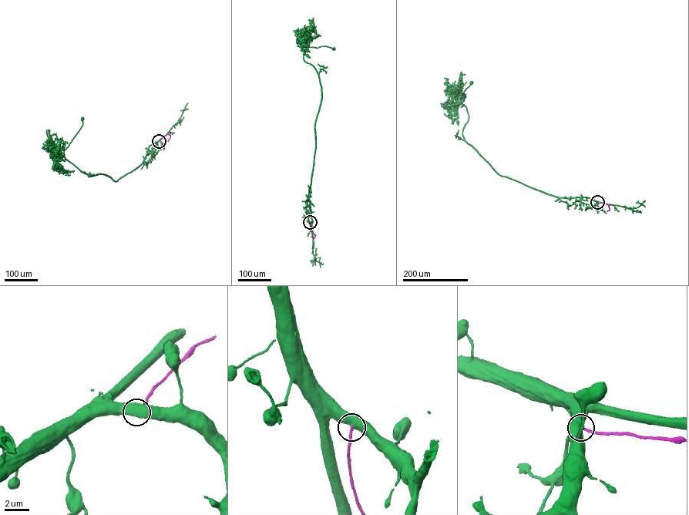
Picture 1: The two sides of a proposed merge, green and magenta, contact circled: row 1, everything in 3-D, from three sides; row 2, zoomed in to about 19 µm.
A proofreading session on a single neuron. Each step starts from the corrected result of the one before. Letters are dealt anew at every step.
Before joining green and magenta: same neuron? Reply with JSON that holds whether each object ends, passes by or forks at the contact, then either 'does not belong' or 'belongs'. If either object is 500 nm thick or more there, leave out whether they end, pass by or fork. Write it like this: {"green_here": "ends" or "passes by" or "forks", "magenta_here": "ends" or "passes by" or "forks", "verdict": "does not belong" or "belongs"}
{"verdict": "does not belong"}

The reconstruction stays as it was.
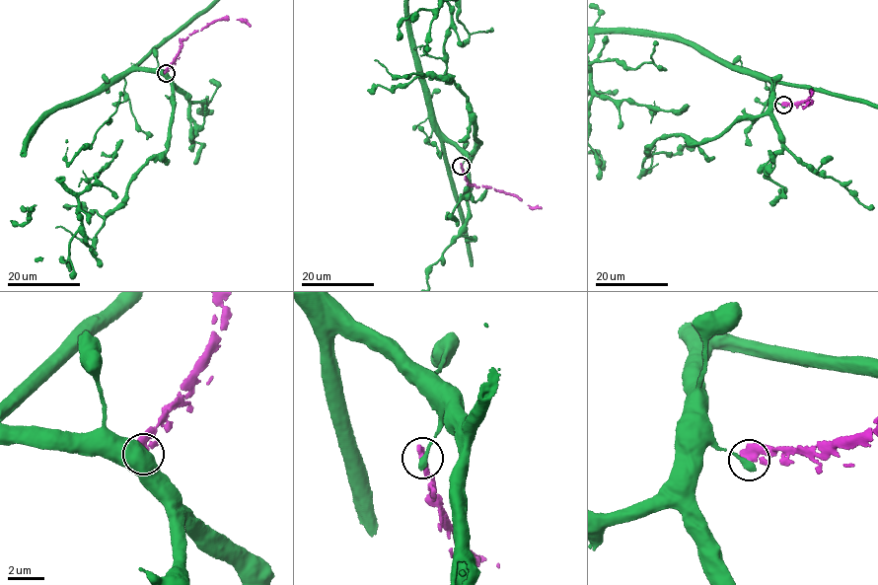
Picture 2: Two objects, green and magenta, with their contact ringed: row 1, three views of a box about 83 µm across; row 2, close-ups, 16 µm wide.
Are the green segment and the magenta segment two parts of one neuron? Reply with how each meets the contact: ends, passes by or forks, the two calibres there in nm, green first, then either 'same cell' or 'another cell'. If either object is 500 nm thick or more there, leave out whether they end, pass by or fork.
calibres 380 and 500 nm; another cell

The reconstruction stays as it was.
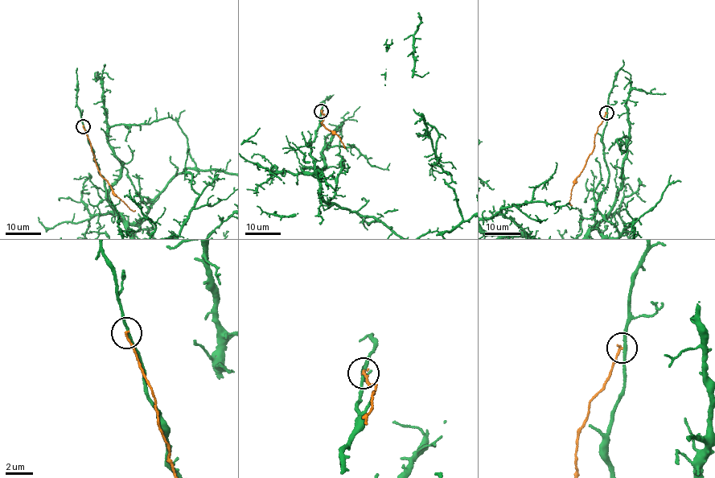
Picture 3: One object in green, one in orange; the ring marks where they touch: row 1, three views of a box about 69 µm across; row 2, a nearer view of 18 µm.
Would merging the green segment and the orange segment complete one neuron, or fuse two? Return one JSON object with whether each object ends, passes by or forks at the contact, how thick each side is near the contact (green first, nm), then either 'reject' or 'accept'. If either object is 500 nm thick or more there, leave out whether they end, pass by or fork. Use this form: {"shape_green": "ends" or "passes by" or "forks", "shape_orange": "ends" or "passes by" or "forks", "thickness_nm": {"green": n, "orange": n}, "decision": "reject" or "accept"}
{"shape_green": "passes by", "shape_orange": "ends", "thickness_nm": {"green": 200, "orange": 160}, "decision": "reject"}

